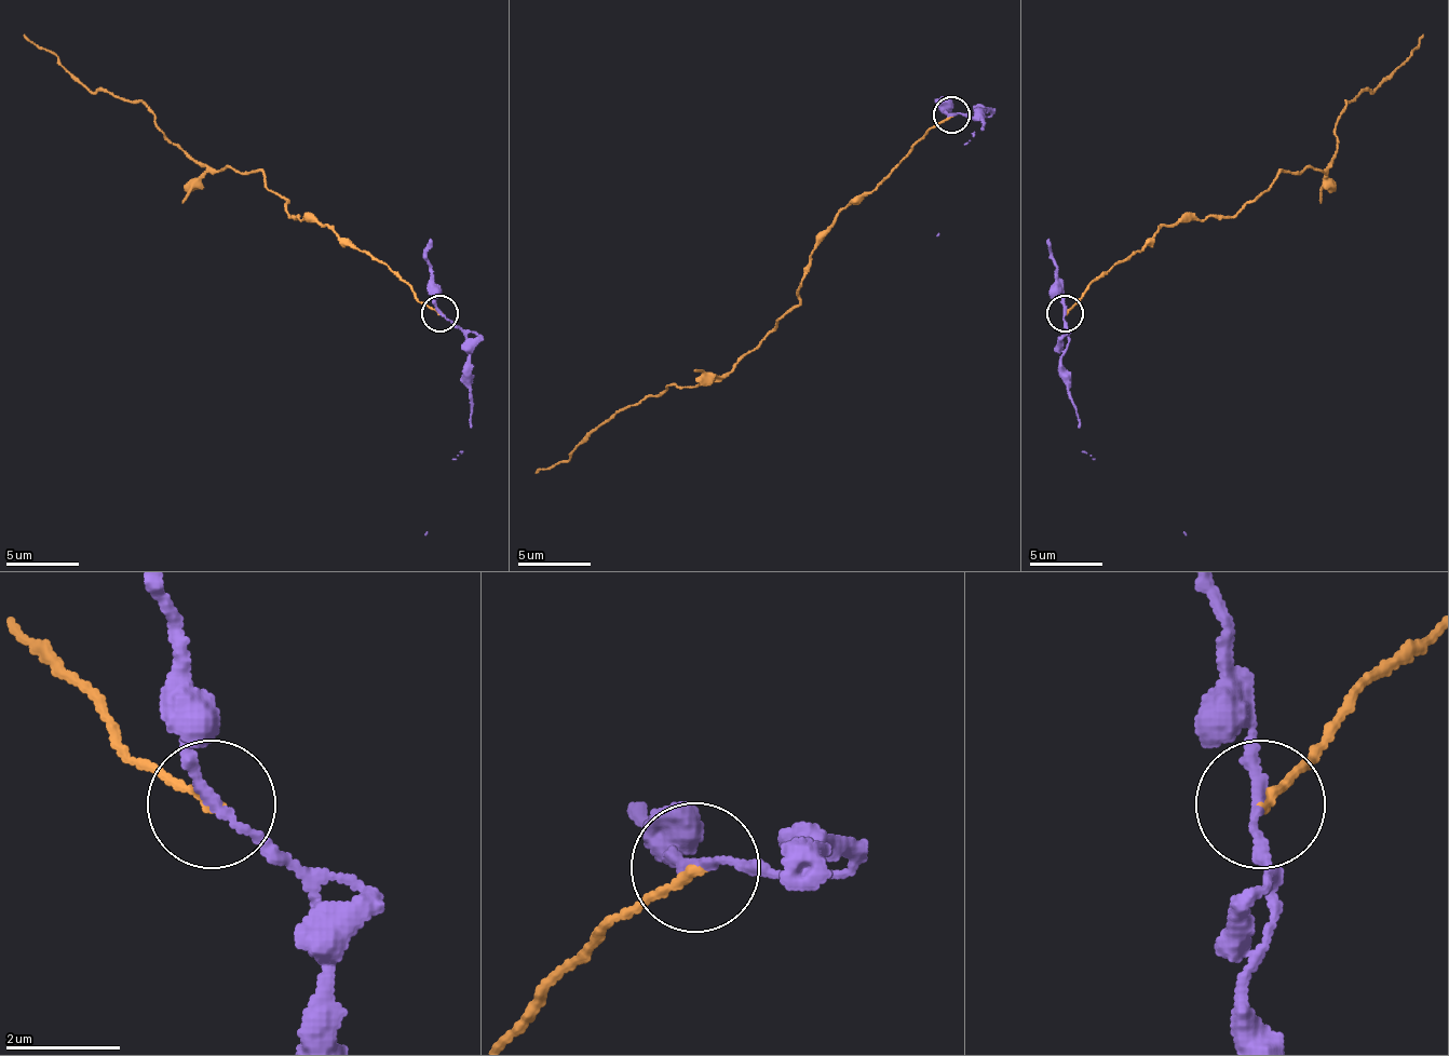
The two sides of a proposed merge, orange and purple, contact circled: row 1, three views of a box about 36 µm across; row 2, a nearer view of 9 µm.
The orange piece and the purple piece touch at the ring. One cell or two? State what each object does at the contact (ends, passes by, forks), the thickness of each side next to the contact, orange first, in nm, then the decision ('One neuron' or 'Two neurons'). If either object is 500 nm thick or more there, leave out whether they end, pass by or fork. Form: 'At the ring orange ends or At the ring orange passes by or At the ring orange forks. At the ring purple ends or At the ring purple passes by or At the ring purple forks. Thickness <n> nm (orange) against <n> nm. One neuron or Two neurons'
At the ring orange ends. At the ring purple passes by. Thickness 160 nm (orange) against 180 nm. Two neurons

